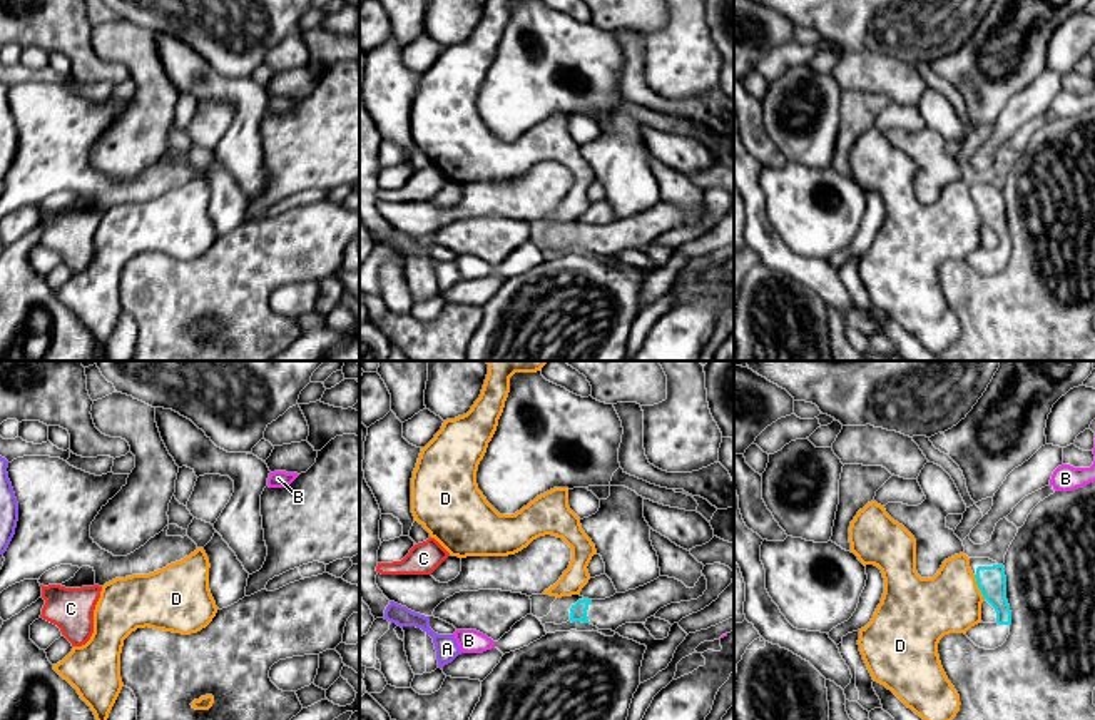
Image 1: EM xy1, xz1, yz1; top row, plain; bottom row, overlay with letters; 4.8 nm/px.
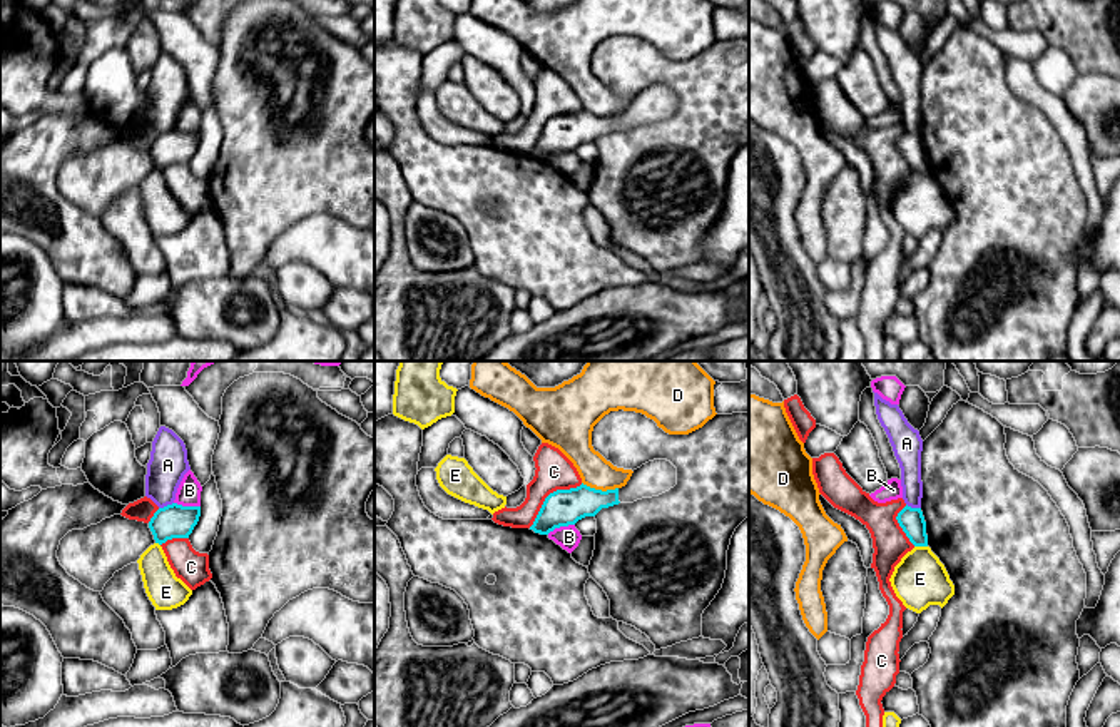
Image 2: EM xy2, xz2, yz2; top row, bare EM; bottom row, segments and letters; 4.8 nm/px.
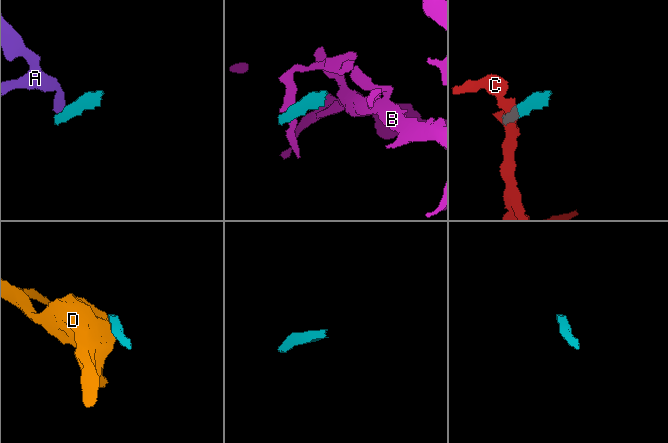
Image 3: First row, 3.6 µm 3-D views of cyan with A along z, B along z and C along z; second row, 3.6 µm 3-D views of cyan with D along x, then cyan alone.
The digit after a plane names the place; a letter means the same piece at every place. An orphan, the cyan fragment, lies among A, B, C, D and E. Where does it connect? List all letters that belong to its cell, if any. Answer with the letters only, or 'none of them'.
none of them

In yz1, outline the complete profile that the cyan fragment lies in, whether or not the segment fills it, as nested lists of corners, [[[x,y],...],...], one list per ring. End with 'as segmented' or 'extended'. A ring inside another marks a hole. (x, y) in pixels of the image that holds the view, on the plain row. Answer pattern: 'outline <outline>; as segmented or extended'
outline [[[970,184],[970,194],[983,224],[995,234],[995,249],[978,249],[965,261],[980,274],[995,276],[1001,272],[1011,251],[1011,237],[1006,226],[1005,192],[990,184]]]; extended

